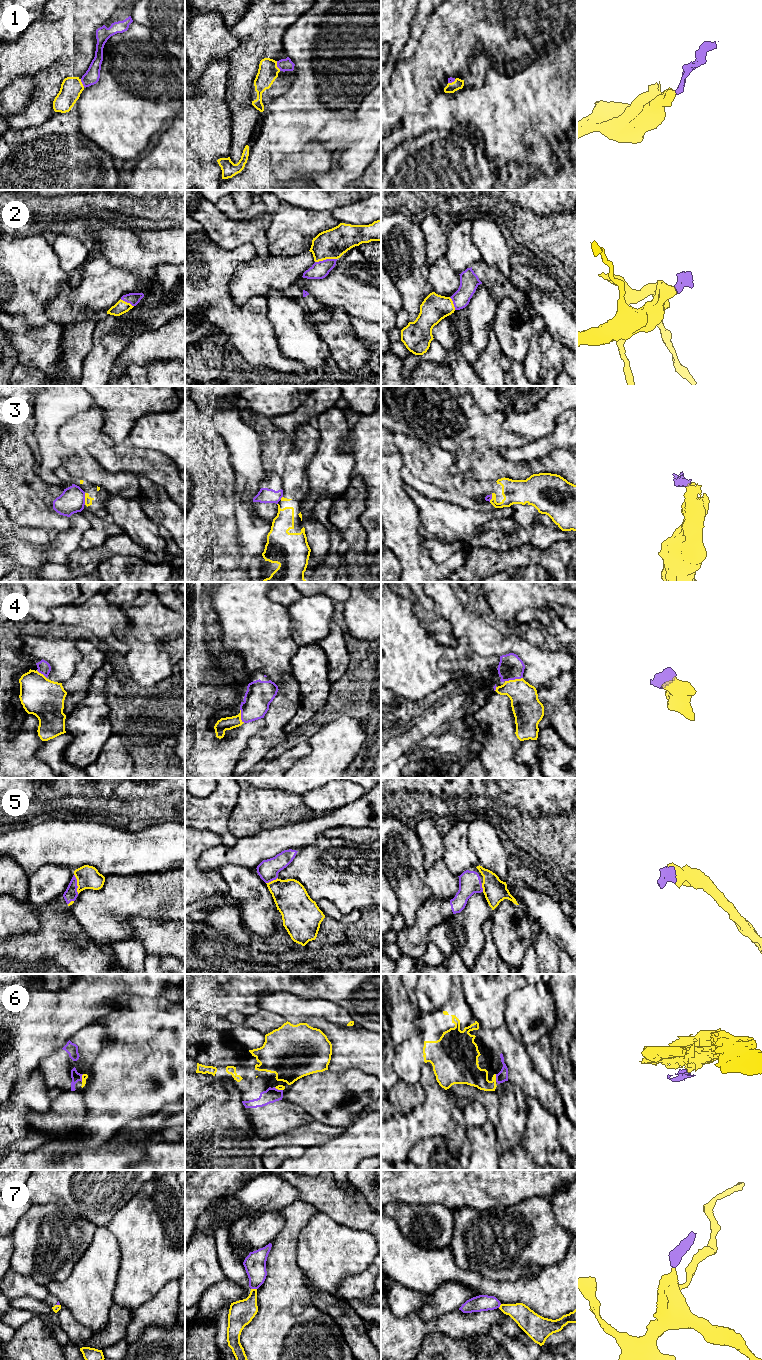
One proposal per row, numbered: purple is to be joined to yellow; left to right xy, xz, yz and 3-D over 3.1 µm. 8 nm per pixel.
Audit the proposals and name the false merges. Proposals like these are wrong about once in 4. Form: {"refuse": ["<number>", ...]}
{"refuse": ["3", "7"]}

